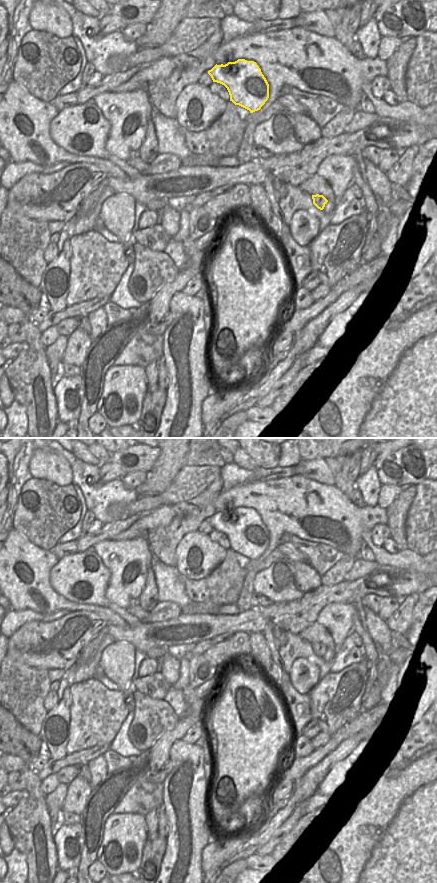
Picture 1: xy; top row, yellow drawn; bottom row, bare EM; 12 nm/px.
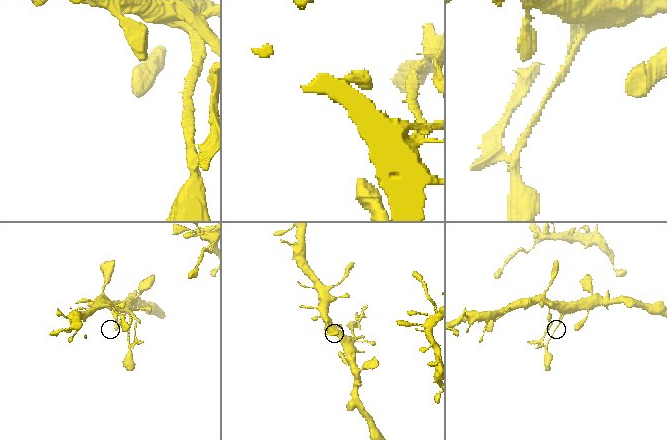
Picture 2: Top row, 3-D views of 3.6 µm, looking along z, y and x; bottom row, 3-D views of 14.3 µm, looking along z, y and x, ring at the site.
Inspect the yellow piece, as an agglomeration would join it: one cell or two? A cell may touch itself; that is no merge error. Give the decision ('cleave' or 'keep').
cleave

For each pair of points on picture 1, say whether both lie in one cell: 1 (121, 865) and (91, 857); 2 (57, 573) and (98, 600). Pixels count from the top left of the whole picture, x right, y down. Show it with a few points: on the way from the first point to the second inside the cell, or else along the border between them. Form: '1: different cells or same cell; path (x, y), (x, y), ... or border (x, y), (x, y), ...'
1: different cells; border (103, 836), (96, 859)
2: same cell; path (70, 577), (88, 580), (93, 587)

